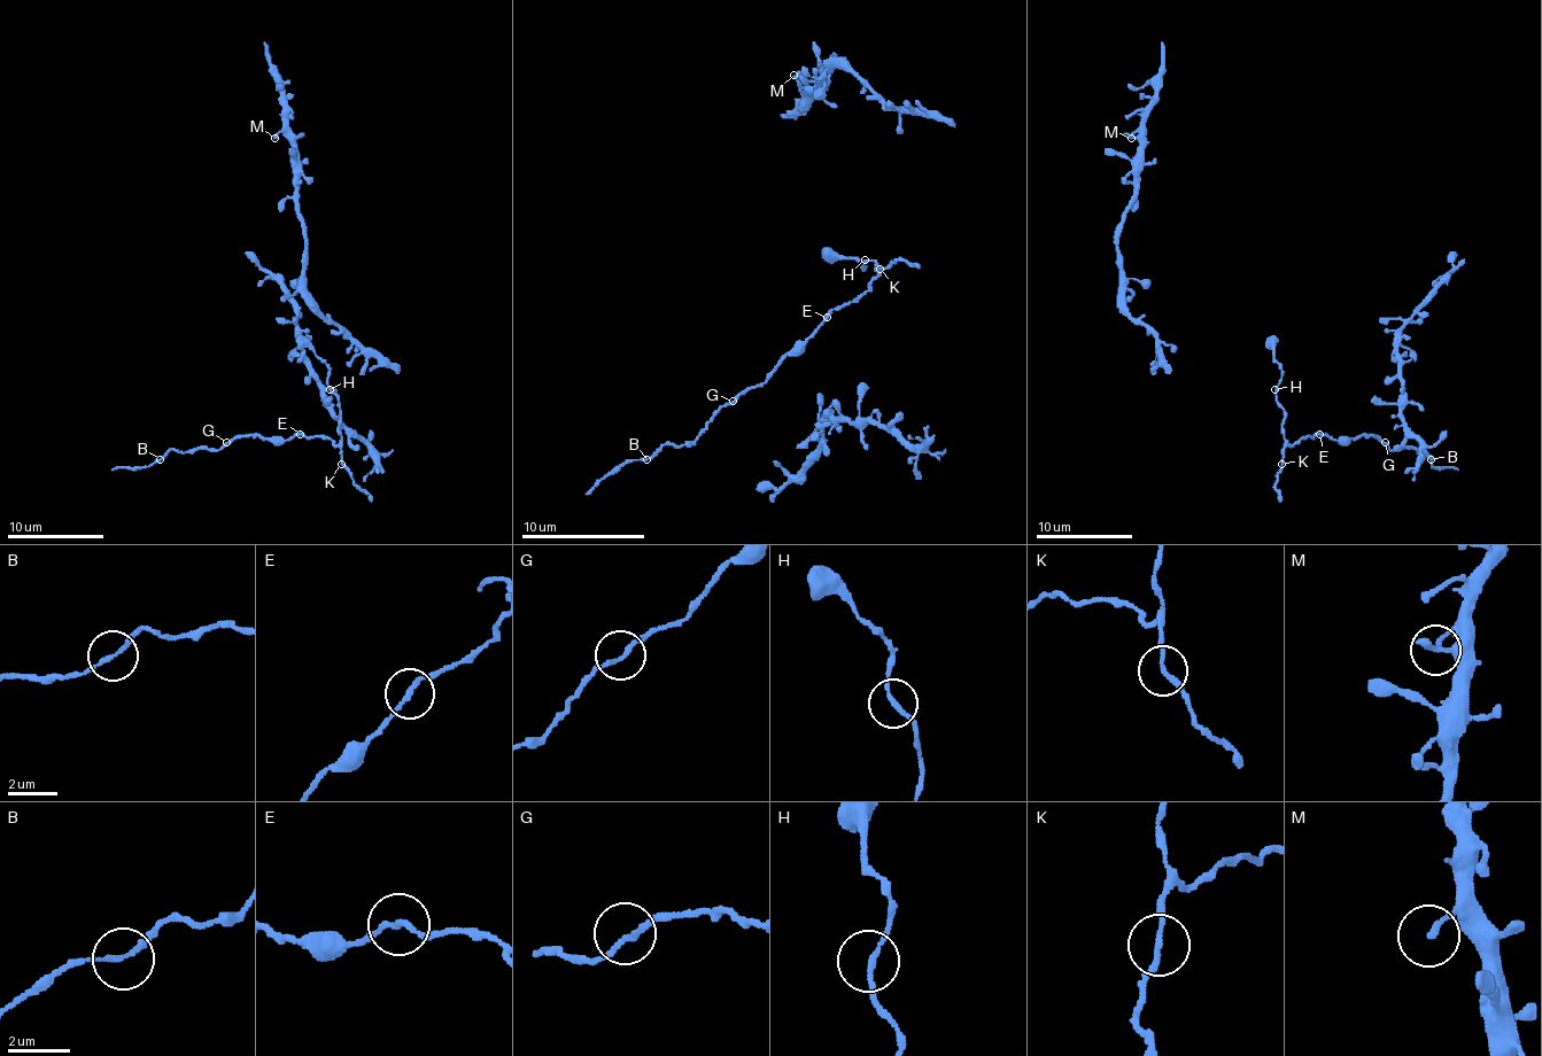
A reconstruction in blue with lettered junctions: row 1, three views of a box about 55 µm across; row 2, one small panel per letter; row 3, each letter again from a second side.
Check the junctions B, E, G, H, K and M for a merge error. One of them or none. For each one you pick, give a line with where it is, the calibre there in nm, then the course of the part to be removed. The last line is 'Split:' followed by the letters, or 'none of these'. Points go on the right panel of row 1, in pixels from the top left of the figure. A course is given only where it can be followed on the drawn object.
Split: none of these

